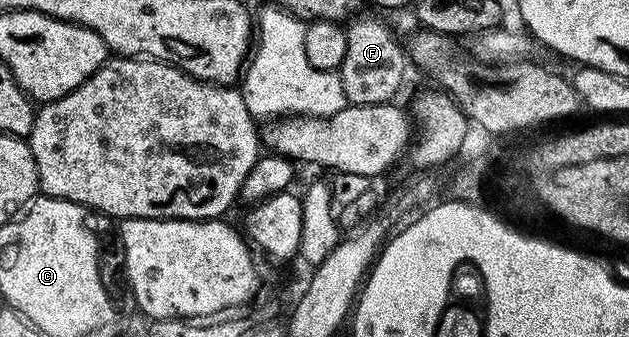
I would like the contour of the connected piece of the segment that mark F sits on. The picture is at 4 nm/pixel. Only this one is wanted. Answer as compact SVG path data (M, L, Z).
M356 16L350 19L346 27L347 39L345 40L345 60L337 71L341 85L345 90L348 103L352 106L376 106L382 102L390 103L391 98L403 86L403 77L409 70L409 54L401 43L395 39L395 34L379 18L363 18Z

